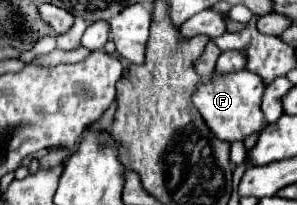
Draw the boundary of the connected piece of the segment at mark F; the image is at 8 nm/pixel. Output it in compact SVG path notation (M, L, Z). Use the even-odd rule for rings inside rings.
M250 70L230 72L230 76L214 76L212 72L212 76L206 82L202 80L198 84L192 102L200 110L200 114L204 116L206 124L216 134L216 138L234 142L234 140L244 140L248 134L260 132L266 126L266 120L260 110L262 92L264 92L262 78Z

